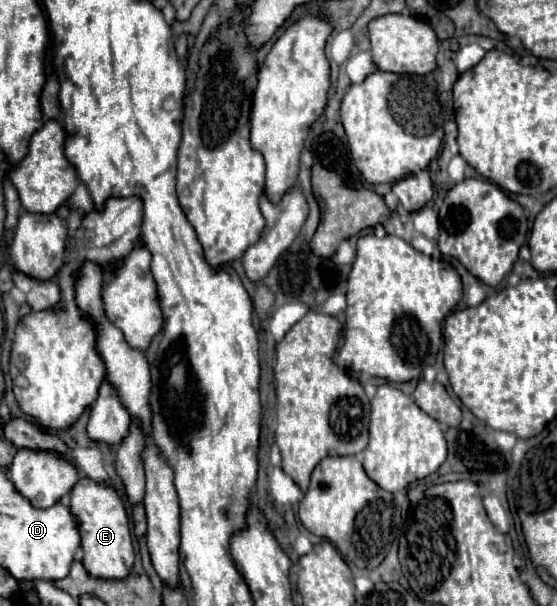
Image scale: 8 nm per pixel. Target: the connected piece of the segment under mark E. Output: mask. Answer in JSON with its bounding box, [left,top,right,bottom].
[69,478,135,578]

